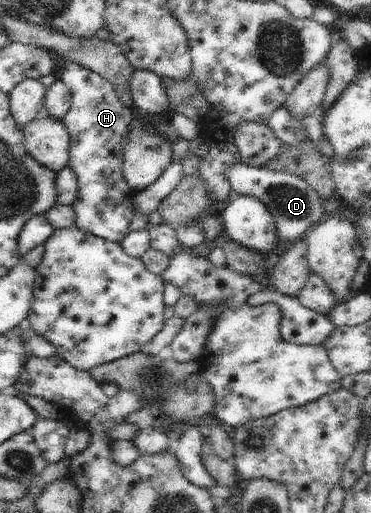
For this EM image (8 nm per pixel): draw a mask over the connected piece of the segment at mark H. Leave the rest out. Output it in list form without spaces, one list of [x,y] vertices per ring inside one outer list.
[[[70,60],[64,67],[60,80],[71,93],[71,106],[61,119],[69,133],[71,148],[67,166],[74,171],[78,178],[77,203],[70,207],[76,214],[72,228],[90,232],[95,236],[107,239],[111,242],[120,243],[129,233],[128,228],[134,215],[134,204],[132,189],[126,183],[123,176],[123,159],[127,141],[129,140],[129,129],[133,120],[133,113],[118,95],[117,89],[108,79],[102,77],[98,72],[92,71],[75,61]]]

